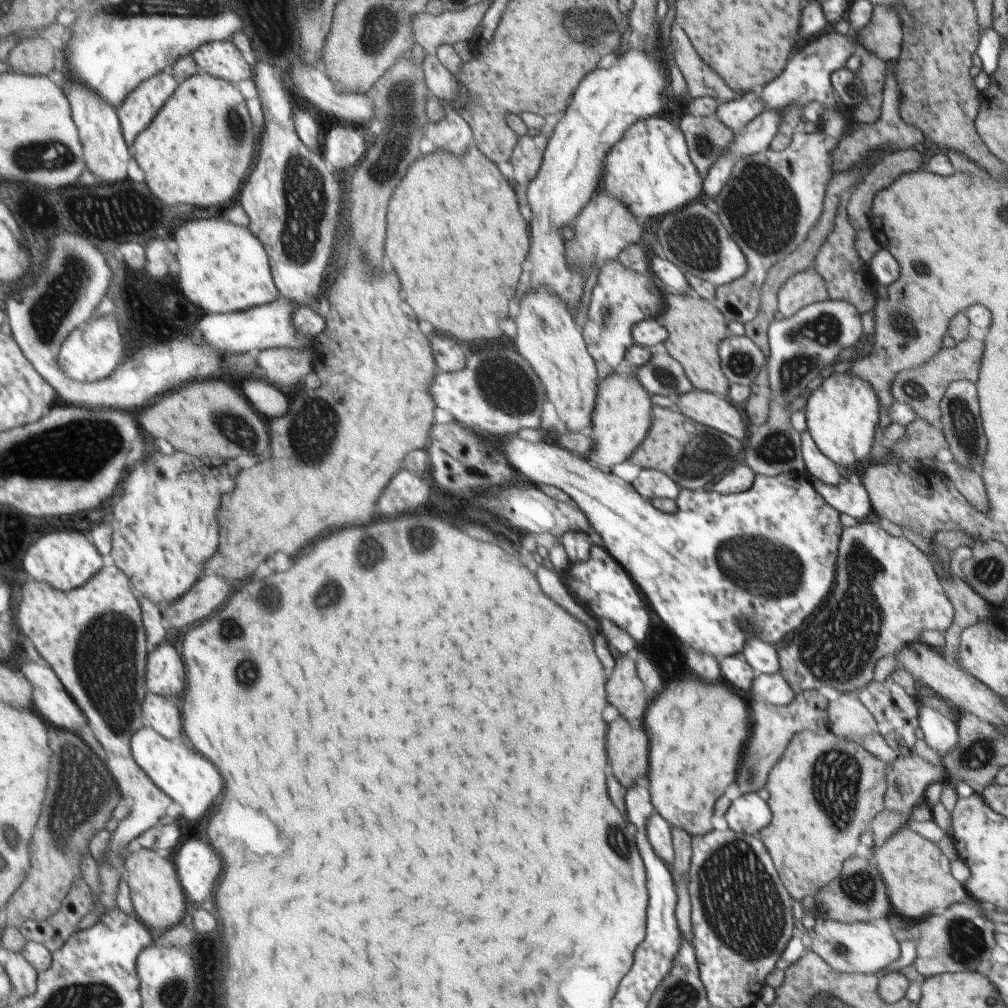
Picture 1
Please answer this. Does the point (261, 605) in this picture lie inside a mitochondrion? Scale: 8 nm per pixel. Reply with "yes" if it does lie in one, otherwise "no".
yes

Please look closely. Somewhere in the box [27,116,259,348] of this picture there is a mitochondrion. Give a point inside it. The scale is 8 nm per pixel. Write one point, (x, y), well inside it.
(73, 279)

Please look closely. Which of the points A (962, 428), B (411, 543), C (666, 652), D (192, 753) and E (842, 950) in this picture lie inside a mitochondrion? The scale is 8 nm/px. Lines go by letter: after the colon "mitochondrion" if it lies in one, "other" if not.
A: mitochondrion
B: mitochondrion
C: mitochondrion
D: other
E: mitochondrion

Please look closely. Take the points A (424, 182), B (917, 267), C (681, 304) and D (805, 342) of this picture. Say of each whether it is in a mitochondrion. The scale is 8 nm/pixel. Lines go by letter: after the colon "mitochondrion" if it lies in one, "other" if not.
A: other
B: mitochondrion
C: other
D: mitochondrion

